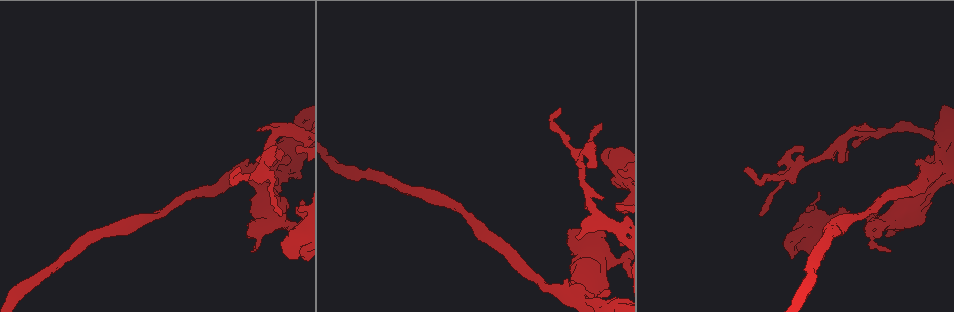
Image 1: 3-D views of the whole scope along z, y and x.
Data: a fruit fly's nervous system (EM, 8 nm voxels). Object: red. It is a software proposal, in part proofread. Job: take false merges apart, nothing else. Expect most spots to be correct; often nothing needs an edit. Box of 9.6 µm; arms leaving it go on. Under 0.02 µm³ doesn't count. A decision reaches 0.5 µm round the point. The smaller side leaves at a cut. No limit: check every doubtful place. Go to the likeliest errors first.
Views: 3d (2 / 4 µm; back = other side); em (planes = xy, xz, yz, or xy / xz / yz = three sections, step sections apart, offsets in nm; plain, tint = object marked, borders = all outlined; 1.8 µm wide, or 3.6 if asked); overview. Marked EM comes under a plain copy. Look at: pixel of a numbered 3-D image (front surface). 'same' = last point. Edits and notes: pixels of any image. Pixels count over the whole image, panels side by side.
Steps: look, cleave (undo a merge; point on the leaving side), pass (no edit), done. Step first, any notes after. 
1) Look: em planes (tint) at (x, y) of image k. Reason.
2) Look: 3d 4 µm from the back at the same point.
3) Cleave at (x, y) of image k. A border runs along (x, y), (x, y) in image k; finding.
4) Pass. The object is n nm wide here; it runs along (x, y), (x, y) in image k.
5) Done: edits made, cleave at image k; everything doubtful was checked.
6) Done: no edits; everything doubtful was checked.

Look: em 3.6 µm yz step 4 (borders) at (261, 186) of image 1. Sharp bend.

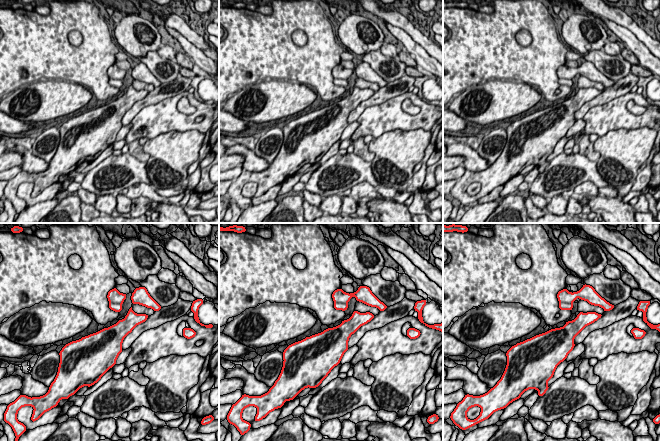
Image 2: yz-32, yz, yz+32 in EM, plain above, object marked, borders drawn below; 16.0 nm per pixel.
Pass. Continuous, no second neuron.

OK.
Look: em yz step 4 (tint) at (590, 304) of image 1. Closes a loop.

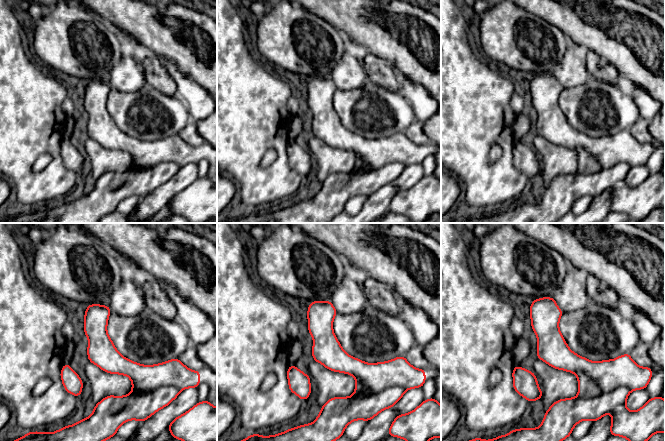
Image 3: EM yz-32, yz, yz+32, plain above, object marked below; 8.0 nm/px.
Look: em xz step 4 (tint) at the same point.

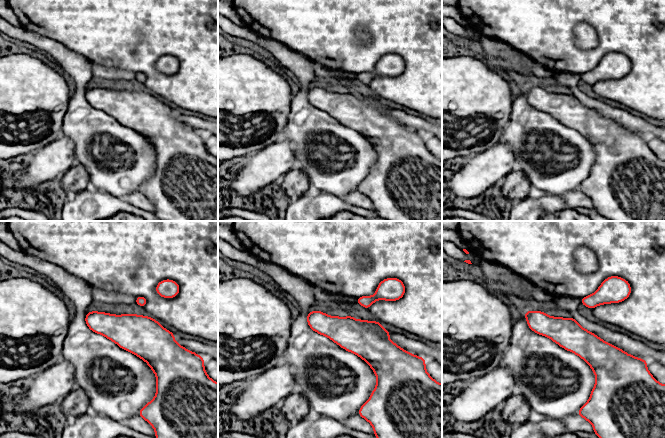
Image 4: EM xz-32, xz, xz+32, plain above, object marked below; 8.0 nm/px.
Pass. It runs along (527, 314), (591, 348), (612, 348) in image 4; one neuron here.

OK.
Look: 3d 2 µm at (799, 163) of image 1.

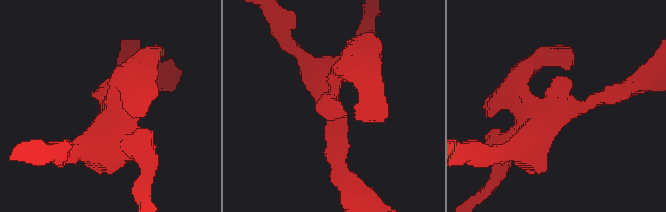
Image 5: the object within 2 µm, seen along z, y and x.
Look: em planes (tint) at (564, 114) of image 5. 4 arms meet here; shape alone is not enough.

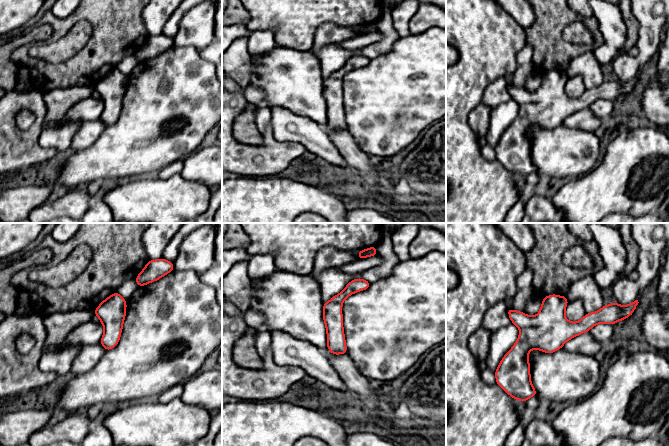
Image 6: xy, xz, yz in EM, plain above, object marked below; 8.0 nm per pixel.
Pass. It runs along (614, 314), (538, 332), (504, 360) in image 6; continuous, no second neuron.

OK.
Look: 3d 4 µm at (885, 219) of image 1. Looks like a crossing.

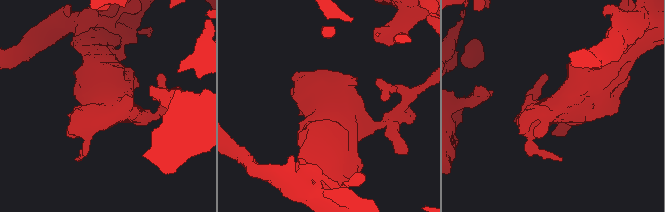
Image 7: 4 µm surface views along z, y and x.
Look: em 3.6 µm planes (tint) at (554, 108) of image 7. Need the tissue.

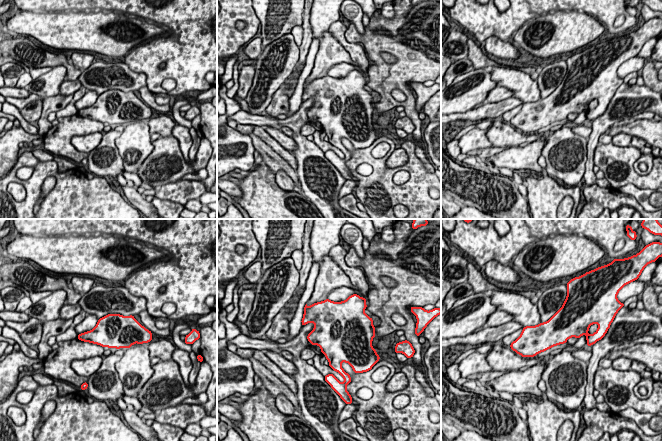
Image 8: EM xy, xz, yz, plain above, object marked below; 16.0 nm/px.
Pass. One neuron here.

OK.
Look: em planes (tint) at (295, 244) of image 1. Sudden change in width.

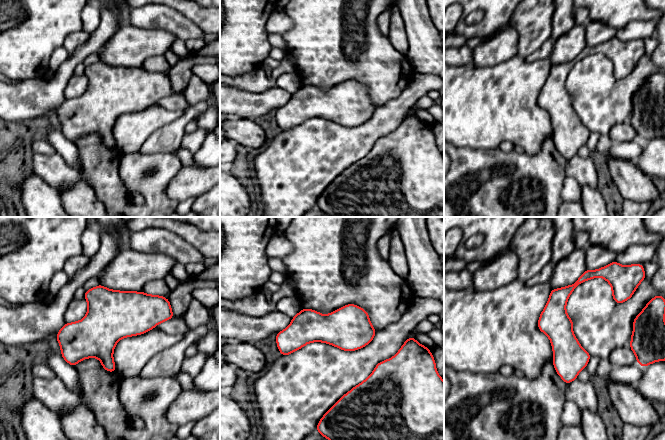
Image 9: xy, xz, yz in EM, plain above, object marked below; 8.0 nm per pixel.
Pass. The object is 240 nm wide here; it runs along (585, 277), (559, 300), (567, 380) in image 9; continuous, no second neuron.

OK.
Look: 3d 2 µm at (295, 133) of image 1.

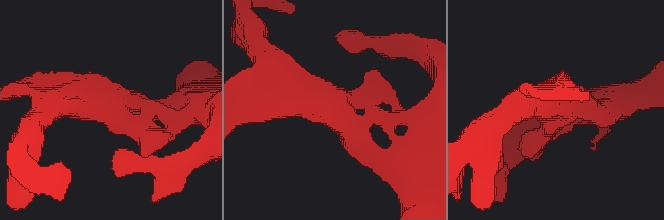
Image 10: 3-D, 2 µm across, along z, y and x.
Look: em planes (borders) at (106, 104) of image 10. Need the tissue.

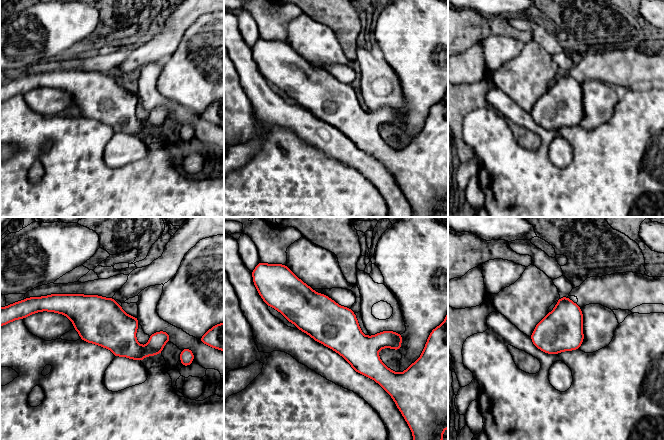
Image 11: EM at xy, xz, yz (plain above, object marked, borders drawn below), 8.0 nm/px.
Pass. It runs along (280, 308), (349, 341), (395, 340) in image 11; one neuron here.

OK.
Done: no edits; everything doubtful was checked.

